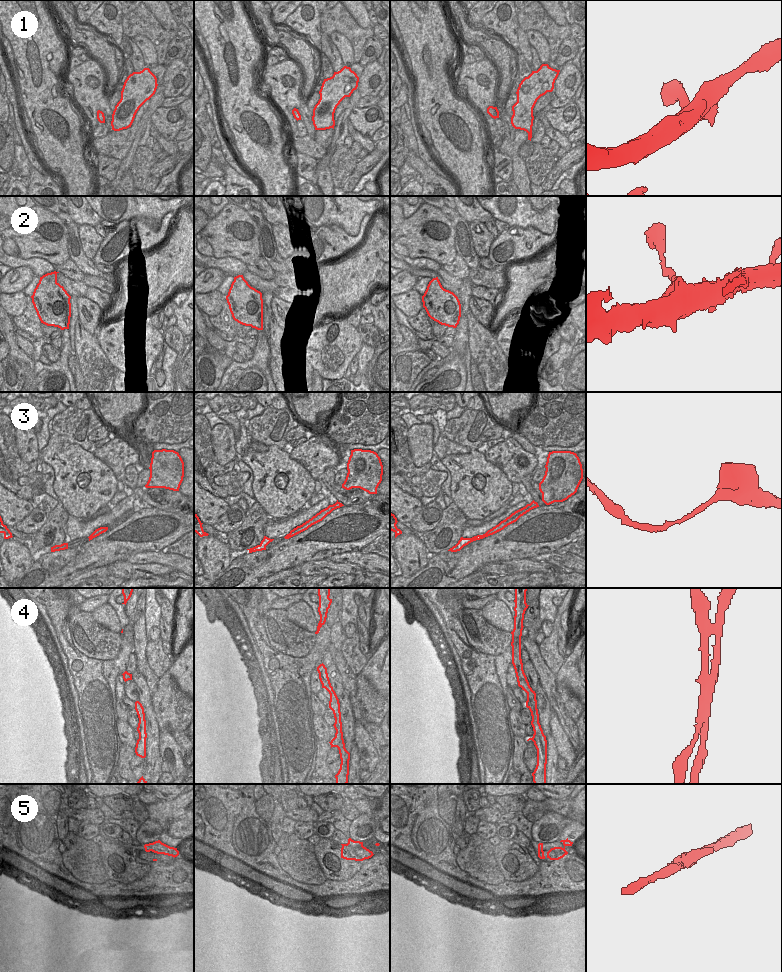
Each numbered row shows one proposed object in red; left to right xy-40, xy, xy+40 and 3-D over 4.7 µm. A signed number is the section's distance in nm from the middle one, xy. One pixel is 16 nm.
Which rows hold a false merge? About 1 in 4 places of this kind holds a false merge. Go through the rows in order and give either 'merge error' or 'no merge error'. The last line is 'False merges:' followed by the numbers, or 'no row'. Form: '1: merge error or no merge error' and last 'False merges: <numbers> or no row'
1: no merge error
2: no merge error
3: no merge error
4: merge error
5: no merge error
False merges: 4

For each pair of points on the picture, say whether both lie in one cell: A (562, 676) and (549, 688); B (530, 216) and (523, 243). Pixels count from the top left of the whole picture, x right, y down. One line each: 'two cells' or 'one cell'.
A: two cells
B: two cells

